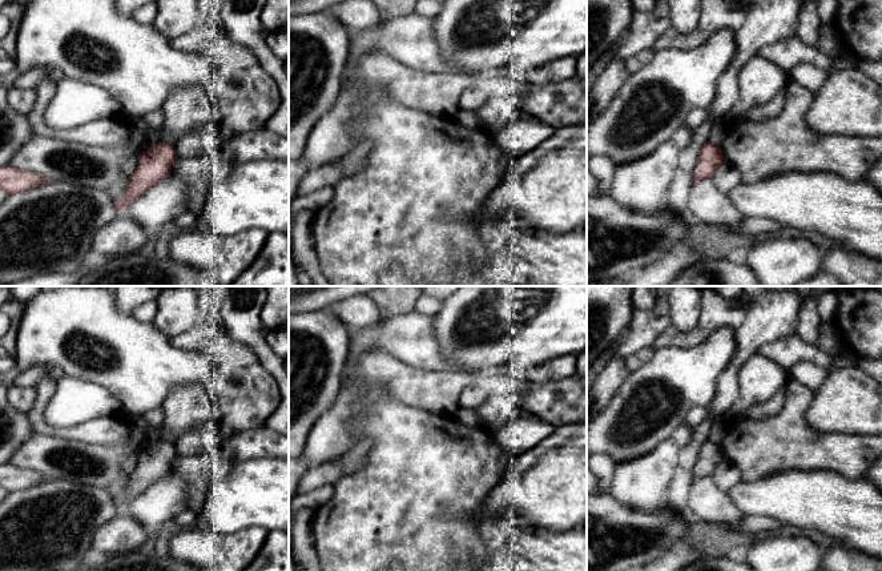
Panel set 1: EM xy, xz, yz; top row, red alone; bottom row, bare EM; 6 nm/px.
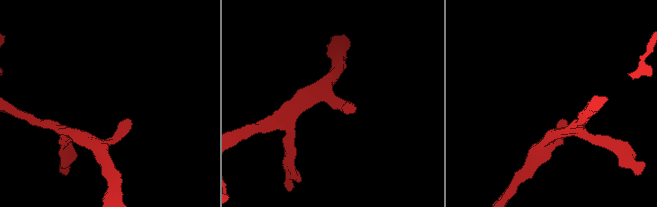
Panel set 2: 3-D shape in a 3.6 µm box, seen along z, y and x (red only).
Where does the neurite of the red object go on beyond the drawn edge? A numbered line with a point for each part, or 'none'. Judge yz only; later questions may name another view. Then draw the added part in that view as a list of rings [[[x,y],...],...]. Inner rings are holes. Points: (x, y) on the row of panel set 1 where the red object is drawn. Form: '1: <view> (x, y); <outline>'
none

